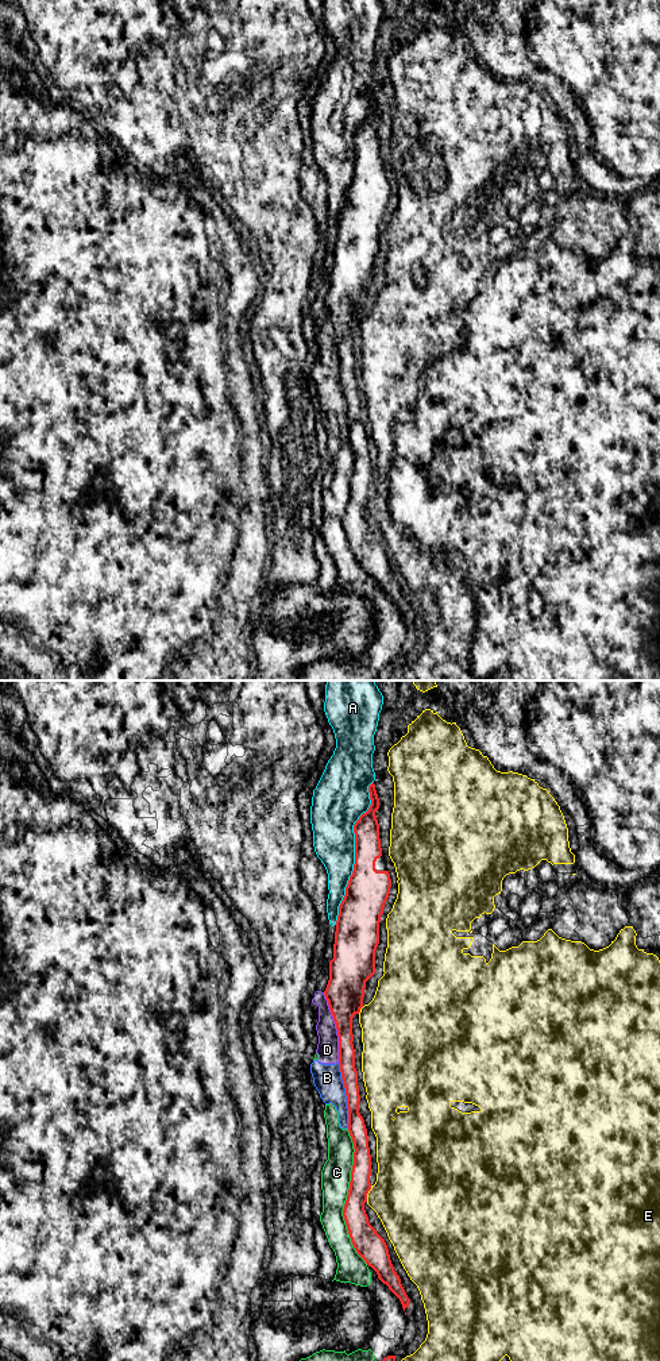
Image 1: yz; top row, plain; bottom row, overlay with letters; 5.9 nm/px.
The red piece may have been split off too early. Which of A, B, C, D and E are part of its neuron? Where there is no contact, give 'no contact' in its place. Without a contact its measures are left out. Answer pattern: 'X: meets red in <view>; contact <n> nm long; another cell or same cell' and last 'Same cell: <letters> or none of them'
A: meets red in yz; contact 900 nm long; another cell
B: meets red in yz; contact 400 nm long; another cell
C: meets red in yz; contact 800 nm long; another cell
D: meets red in yz; contact 420 nm long; another cell
E: meets red in yz; contact 100 nm long; another cell
Same cell: none of them

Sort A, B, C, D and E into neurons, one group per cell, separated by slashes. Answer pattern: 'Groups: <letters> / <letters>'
Groups: A B C D / E

